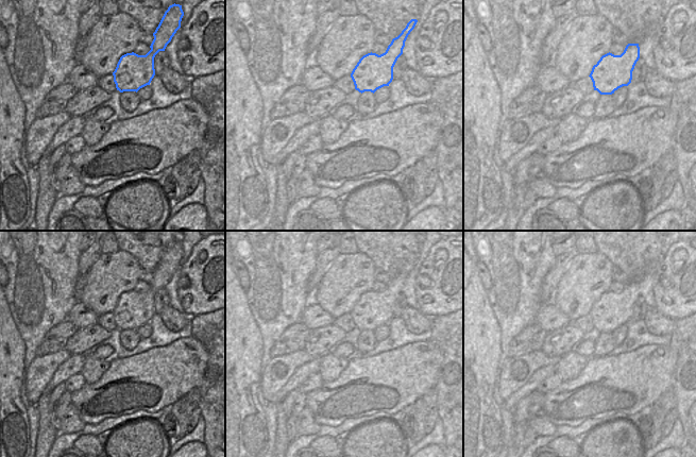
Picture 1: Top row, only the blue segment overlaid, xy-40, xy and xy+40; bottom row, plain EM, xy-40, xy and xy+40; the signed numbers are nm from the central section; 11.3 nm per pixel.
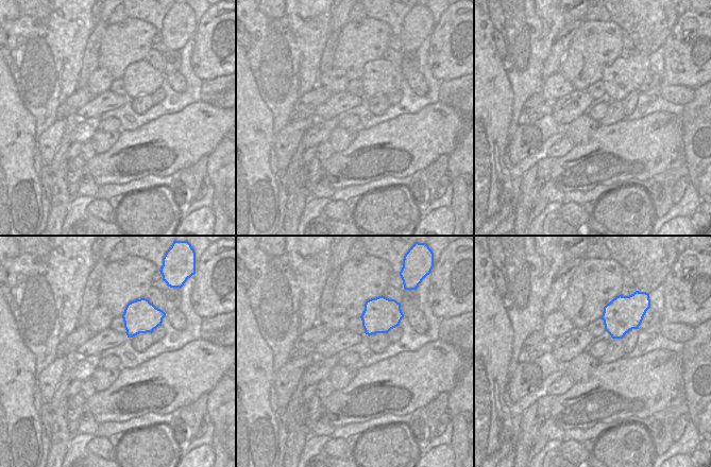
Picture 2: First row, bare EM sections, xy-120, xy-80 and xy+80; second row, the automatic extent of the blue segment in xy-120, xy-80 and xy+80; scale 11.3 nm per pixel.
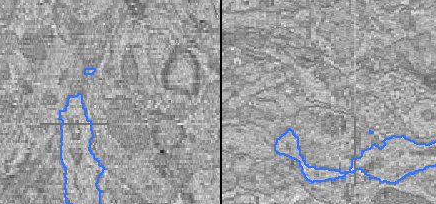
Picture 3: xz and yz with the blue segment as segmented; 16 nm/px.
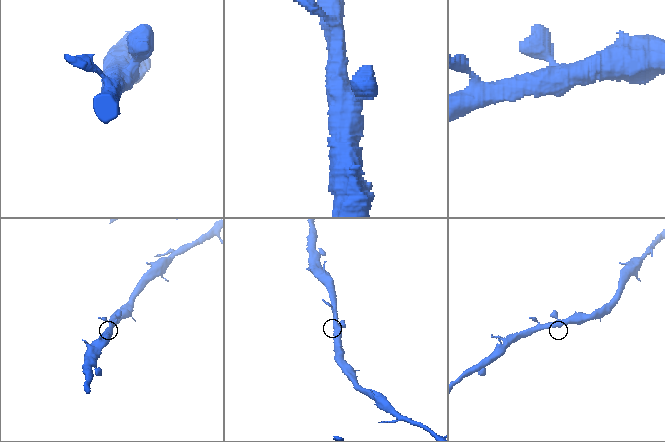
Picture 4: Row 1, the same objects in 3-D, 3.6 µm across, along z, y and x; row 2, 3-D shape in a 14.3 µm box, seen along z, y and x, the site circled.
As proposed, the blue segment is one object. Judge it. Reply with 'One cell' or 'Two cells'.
One cell.

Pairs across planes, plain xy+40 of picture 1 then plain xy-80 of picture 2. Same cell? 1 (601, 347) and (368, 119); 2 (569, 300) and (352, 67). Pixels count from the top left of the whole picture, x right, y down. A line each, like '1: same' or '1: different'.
1: different
2: same

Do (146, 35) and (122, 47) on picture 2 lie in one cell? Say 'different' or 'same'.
same

